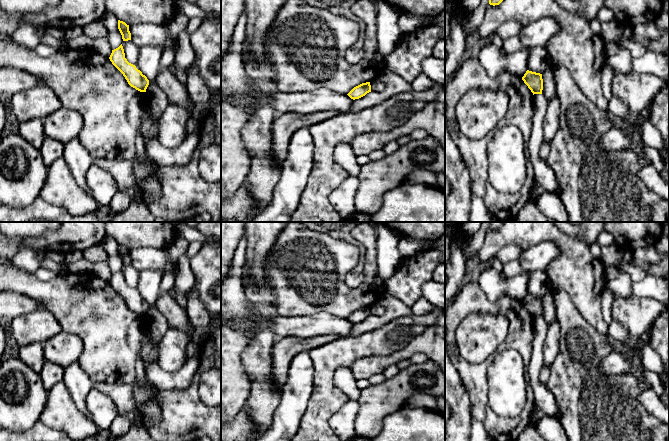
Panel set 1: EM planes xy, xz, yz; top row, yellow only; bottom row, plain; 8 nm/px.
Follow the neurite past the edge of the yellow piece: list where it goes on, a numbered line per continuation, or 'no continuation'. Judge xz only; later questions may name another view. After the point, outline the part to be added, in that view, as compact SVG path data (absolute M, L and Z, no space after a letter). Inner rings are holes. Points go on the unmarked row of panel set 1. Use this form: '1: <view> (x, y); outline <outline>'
no continuation

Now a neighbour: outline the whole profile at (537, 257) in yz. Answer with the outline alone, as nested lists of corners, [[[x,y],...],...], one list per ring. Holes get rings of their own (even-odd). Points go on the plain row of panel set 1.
[[[551,241],[540,242],[522,250],[518,261],[524,271],[545,270],[550,262],[557,258],[559,248]]]

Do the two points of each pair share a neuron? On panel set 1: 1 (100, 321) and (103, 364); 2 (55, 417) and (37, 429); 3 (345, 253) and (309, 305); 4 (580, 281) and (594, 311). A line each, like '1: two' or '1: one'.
1: one
2: two
3: one
4: one

